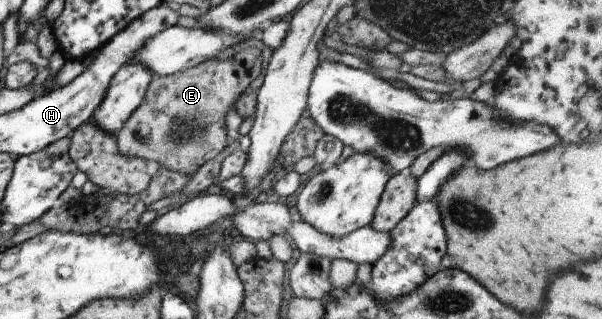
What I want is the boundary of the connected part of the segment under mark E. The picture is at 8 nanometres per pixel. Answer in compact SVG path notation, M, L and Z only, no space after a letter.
M248 47L227 60L221 61L215 57L203 60L197 66L189 66L187 70L177 74L167 76L153 74L143 102L133 111L123 128L115 134L119 154L142 158L153 168L160 165L167 170L182 172L187 176L195 174L205 162L215 158L231 142L227 136L225 122L227 112L231 108L236 108L235 102L261 72L262 58L259 48Z

